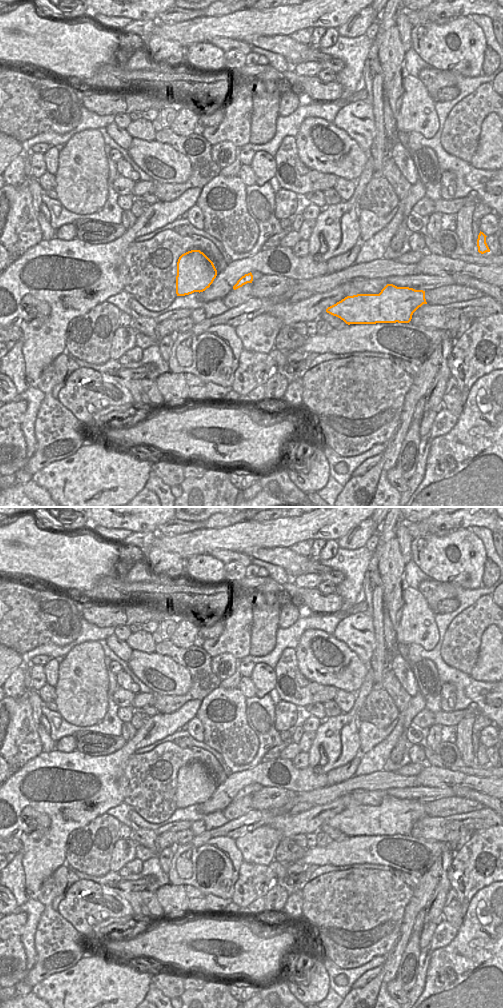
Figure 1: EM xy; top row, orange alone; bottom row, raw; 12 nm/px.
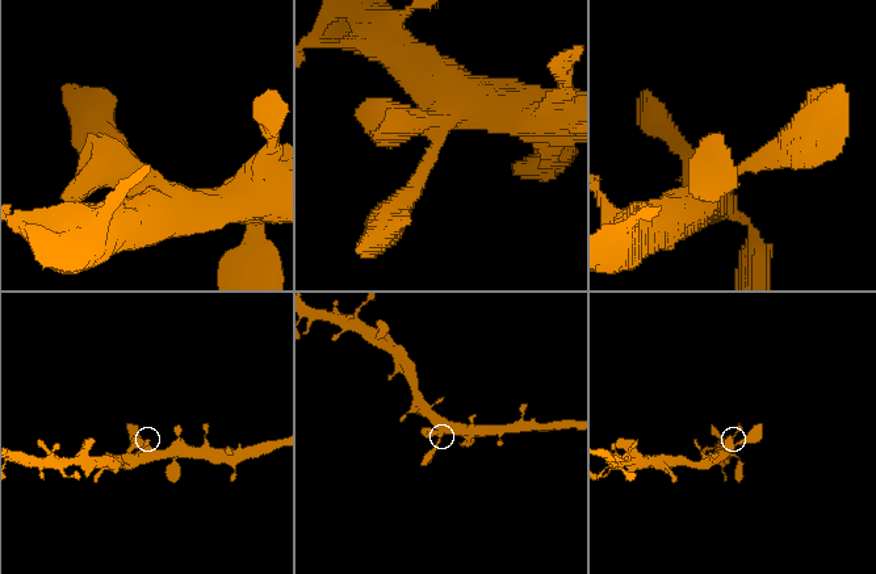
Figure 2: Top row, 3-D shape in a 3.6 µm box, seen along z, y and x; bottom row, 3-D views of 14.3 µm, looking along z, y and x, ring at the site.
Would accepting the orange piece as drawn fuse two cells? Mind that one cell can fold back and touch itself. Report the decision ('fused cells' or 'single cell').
single cell

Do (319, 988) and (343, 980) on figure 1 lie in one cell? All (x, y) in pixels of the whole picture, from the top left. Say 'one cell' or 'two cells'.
two cells

